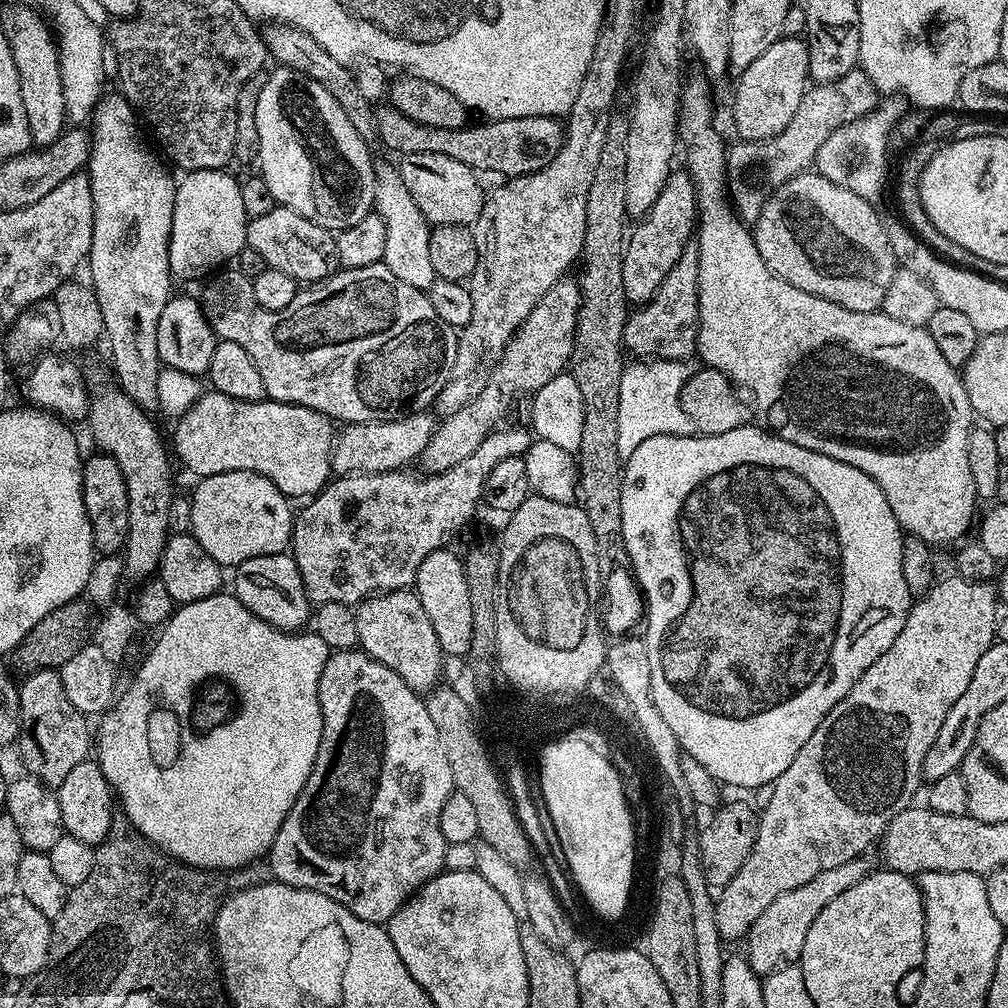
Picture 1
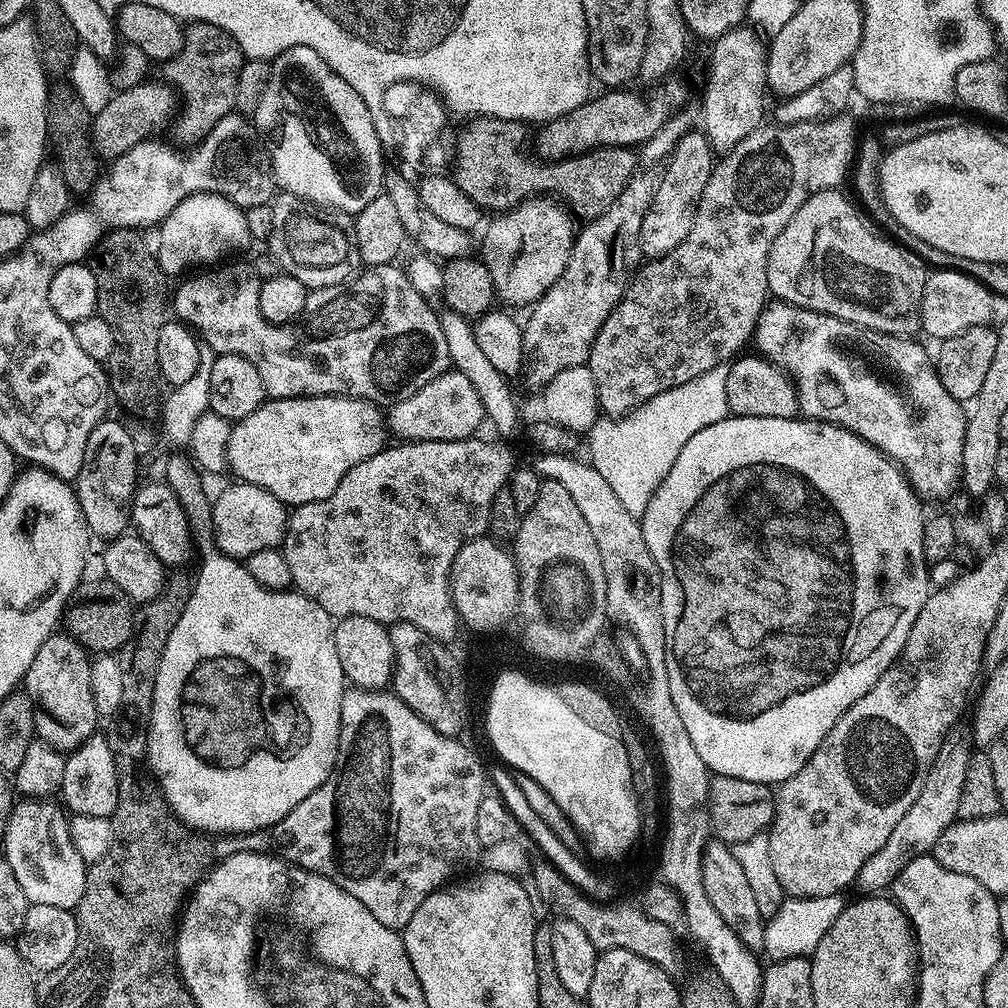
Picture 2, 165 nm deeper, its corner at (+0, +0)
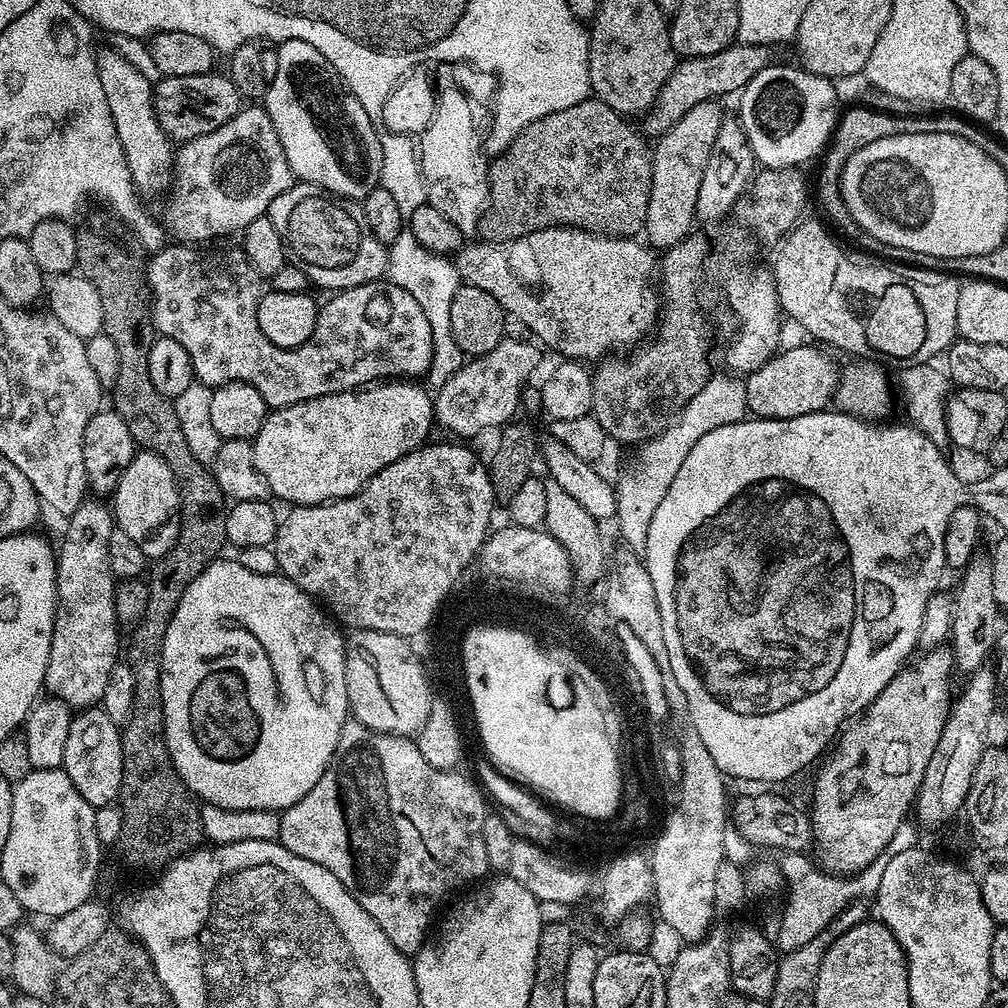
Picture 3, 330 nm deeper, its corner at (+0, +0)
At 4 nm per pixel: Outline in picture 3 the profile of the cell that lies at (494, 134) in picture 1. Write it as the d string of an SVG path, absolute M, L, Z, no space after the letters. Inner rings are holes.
M733 42L718 54L690 56L681 59L677 63L676 69L670 74L670 78L666 78L660 91L660 99L652 105L650 111L643 117L642 123L644 123L645 128L643 131L649 137L659 138L676 125L678 118L682 118L682 114L686 114L686 110L698 106L698 102L706 102L719 97L719 92L739 93L752 81L754 74L769 67L768 52L770 52L770 48L767 44Z

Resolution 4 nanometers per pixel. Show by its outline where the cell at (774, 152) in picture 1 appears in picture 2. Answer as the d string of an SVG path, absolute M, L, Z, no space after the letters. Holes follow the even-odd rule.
M848 114L830 116L822 120L807 120L801 124L768 123L755 128L750 134L746 134L736 146L729 152L723 153L713 163L712 173L700 194L700 200L696 203L696 213L690 222L690 234L686 234L686 238L682 238L682 242L678 242L678 246L674 246L674 250L670 250L670 254L660 256L656 260L648 260L645 263L645 268L637 276L636 273L633 275L628 281L628 287L625 288L622 298L617 302L616 309L608 315L606 322L602 322L602 330L598 330L598 334L594 338L586 367L590 370L590 374L594 374L596 403L599 411L605 417L622 417L633 408L645 404L650 398L654 398L674 386L682 386L710 370L727 365L741 351L739 348L743 346L744 342L753 337L756 320L760 317L760 311L769 299L766 266L768 265L768 250L774 238L815 192L821 192L827 188L839 189L840 183L847 176L849 179L850 169L853 167L854 157L858 151L858 135L856 136L856 124L848 117Z

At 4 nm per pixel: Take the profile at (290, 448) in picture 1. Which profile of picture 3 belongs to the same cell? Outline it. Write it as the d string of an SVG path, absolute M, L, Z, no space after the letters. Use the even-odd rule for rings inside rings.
M408 378L386 380L359 390L335 392L285 408L271 409L252 440L254 466L258 474L266 478L273 497L289 500L292 506L326 504L330 500L353 496L366 481L378 474L378 470L421 447L429 439L431 428L434 428L434 400L429 389Z

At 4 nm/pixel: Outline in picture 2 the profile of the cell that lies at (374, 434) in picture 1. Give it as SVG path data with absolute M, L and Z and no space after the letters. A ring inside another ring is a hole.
M455 370L444 372L426 382L418 394L410 394L402 402L391 405L386 412L386 428L400 442L413 440L456 441L469 439L485 421L484 407L477 392L464 374Z

